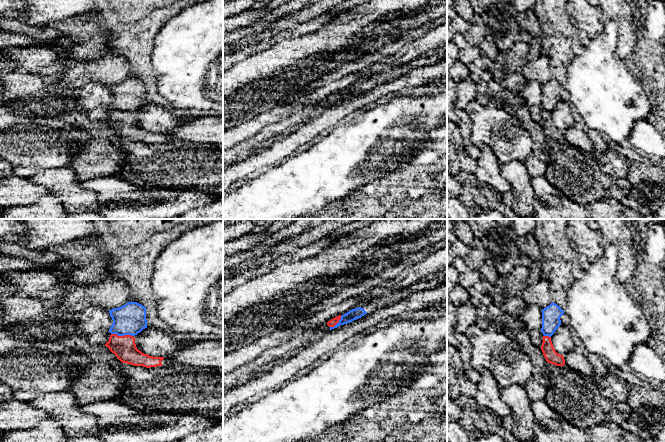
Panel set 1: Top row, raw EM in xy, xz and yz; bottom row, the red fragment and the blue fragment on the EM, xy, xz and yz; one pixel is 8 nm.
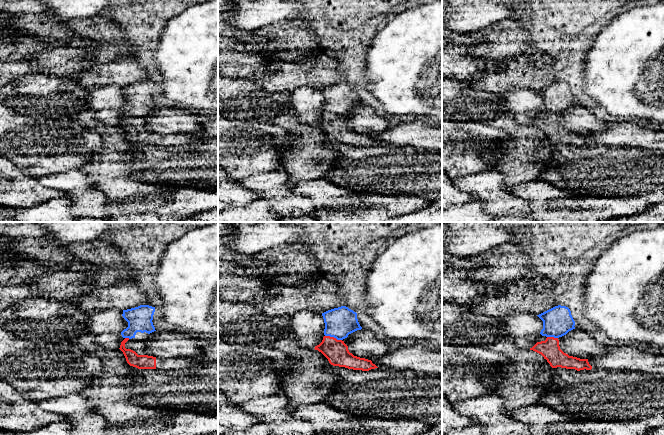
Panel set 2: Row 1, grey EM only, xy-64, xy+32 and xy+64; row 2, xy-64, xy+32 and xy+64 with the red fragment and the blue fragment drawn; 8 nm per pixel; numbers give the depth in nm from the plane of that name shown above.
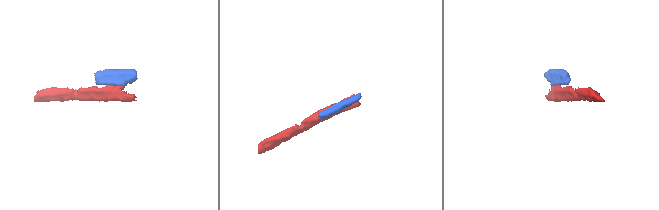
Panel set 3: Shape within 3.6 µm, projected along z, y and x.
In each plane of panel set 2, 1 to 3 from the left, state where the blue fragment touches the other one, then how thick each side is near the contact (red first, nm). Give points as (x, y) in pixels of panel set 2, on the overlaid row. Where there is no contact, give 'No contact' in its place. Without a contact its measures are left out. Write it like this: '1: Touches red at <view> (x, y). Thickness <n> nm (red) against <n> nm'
1: Touches red at xy-64 (127, 338). Thickness 110 nm (red) against 200 nm
2: Touches red at xy+32 (333, 337). Thickness 190 nm (red) against 240 nm
3: Touches red at xy+64 (552, 337). Thickness 160 nm (red) against 240 nm

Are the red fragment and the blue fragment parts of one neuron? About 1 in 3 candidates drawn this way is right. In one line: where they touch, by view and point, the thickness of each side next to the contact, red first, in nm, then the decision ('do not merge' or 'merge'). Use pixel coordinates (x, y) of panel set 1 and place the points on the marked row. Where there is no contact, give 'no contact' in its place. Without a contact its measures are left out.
xy (122, 336) | 190/260 nm | do not merge

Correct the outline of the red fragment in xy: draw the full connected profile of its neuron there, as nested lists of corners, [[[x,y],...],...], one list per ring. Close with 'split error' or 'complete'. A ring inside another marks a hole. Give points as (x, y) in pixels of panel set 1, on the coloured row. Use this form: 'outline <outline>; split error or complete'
outline [[[111,334],[105,346],[108,347],[122,363],[146,368],[175,364],[172,361],[166,360],[164,357],[153,357],[142,353],[137,349],[135,338],[131,335],[118,336],[117,334]]]; split error

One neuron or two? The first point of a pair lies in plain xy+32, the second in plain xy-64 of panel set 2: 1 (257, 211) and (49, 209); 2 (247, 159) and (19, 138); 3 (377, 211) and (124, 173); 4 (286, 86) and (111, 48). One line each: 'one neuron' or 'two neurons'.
1: one neuron
2: one neuron
3: two neurons
4: two neurons

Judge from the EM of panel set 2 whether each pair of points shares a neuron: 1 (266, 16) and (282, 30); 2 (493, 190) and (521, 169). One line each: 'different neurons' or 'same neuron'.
1: different neurons
2: different neurons

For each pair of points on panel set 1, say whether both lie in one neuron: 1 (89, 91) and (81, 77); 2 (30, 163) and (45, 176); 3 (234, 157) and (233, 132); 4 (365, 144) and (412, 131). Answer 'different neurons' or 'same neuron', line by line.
1: different neurons
2: different neurons
3: different neurons
4: same neuron

